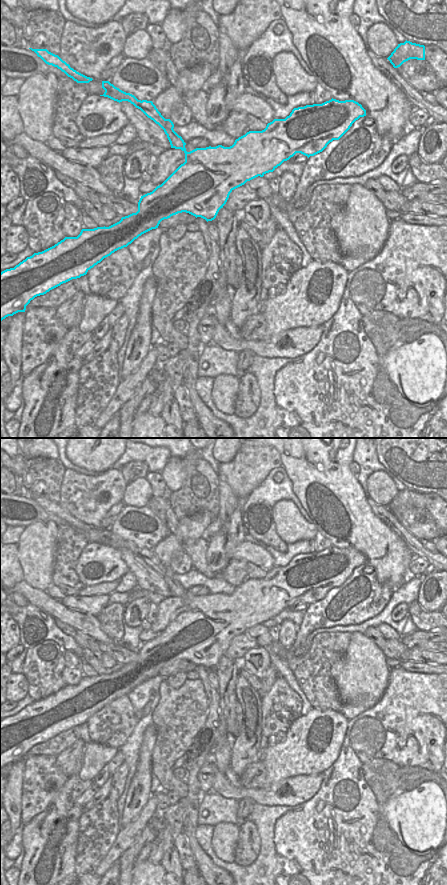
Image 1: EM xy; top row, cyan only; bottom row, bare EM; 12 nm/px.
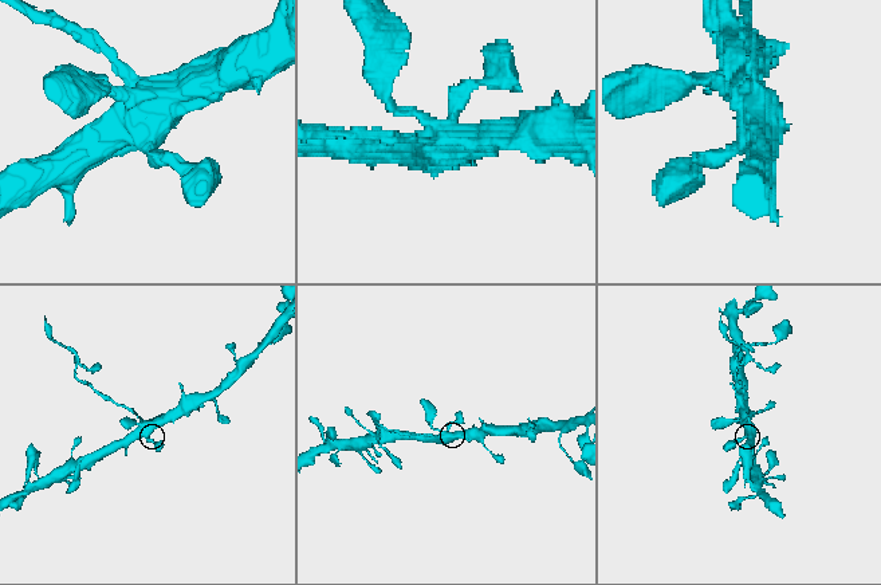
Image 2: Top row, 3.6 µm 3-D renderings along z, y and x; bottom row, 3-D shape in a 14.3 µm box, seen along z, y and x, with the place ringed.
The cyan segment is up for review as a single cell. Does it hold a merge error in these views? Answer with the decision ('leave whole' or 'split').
split

